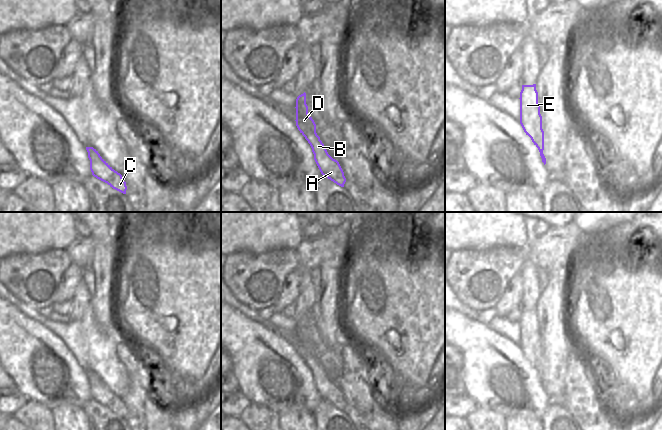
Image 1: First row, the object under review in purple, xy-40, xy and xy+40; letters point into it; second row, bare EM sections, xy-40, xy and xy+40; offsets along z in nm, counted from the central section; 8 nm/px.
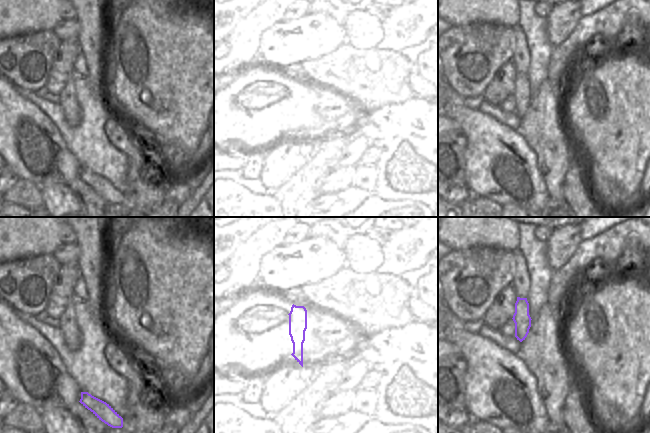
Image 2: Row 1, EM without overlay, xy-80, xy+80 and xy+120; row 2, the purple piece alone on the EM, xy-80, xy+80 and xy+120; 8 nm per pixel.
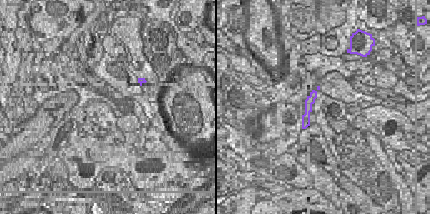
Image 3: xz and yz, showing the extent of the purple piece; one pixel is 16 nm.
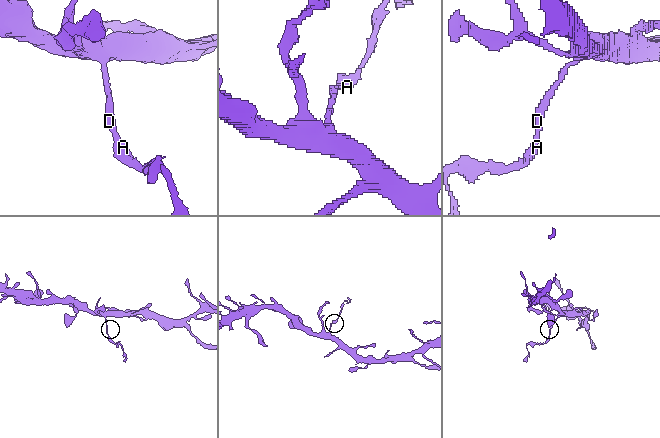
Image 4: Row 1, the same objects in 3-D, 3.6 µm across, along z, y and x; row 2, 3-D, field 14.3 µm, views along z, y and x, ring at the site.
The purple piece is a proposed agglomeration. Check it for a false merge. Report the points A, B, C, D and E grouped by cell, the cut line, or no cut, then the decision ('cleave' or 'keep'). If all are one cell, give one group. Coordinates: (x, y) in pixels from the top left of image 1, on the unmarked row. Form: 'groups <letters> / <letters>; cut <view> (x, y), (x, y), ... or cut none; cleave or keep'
groups A B C / D E; cut xy+40 (542, 353), (539, 359), (530, 361); cleave

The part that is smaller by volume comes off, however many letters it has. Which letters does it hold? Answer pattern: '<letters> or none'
A, B, C

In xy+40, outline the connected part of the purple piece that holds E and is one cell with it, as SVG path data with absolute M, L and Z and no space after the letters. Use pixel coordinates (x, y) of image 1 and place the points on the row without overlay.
M536 308L522 309L520 316L520 348L530 362L542 358L542 340L538 328Z

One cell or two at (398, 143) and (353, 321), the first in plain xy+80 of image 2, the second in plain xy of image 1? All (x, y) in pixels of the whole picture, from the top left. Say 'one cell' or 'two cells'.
one cell

